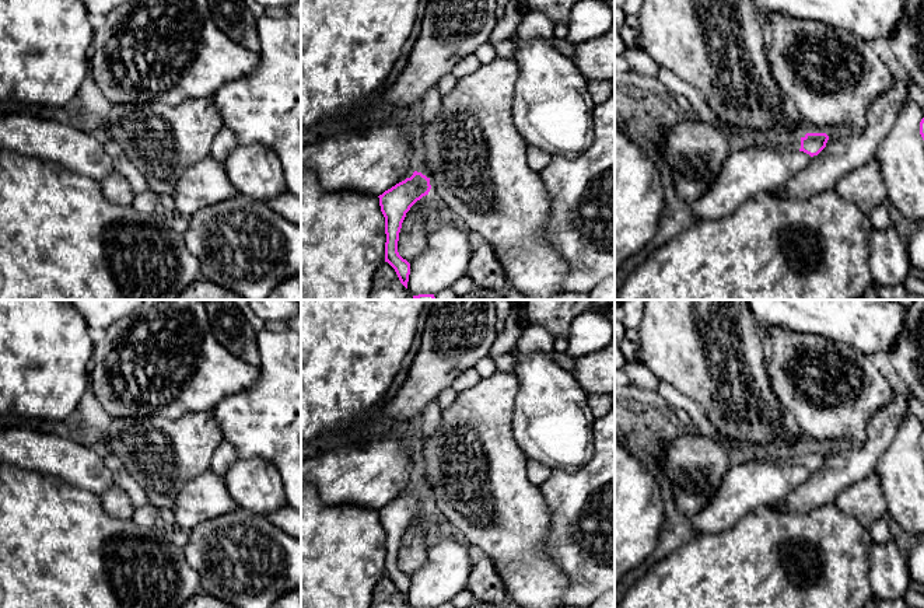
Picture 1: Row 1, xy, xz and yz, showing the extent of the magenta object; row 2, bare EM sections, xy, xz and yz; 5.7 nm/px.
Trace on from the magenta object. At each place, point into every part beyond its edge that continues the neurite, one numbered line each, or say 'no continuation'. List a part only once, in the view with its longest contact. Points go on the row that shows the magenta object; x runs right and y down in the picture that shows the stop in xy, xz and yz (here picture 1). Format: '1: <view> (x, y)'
1: xz (420, 166)

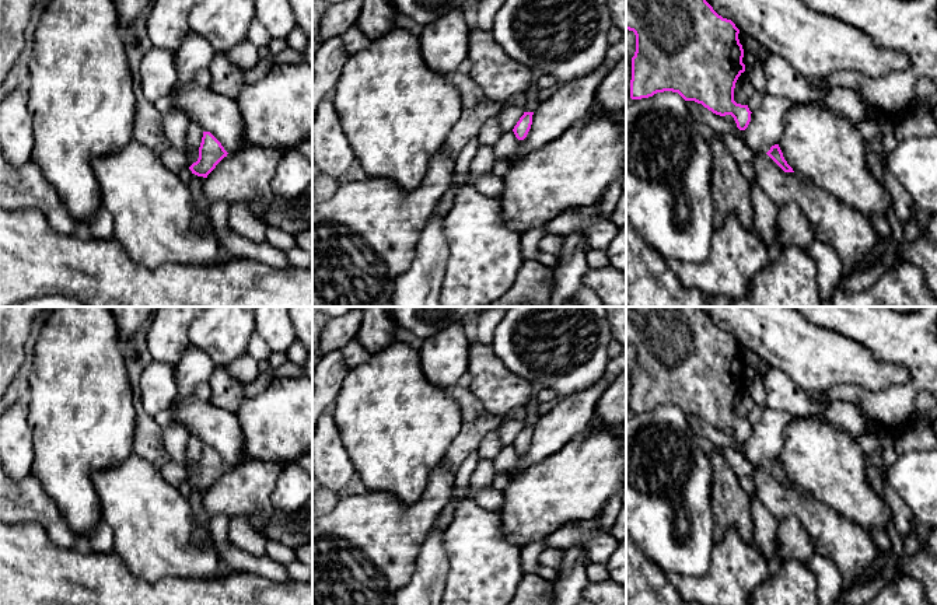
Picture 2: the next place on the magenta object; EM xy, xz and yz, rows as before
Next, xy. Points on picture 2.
no continuation

